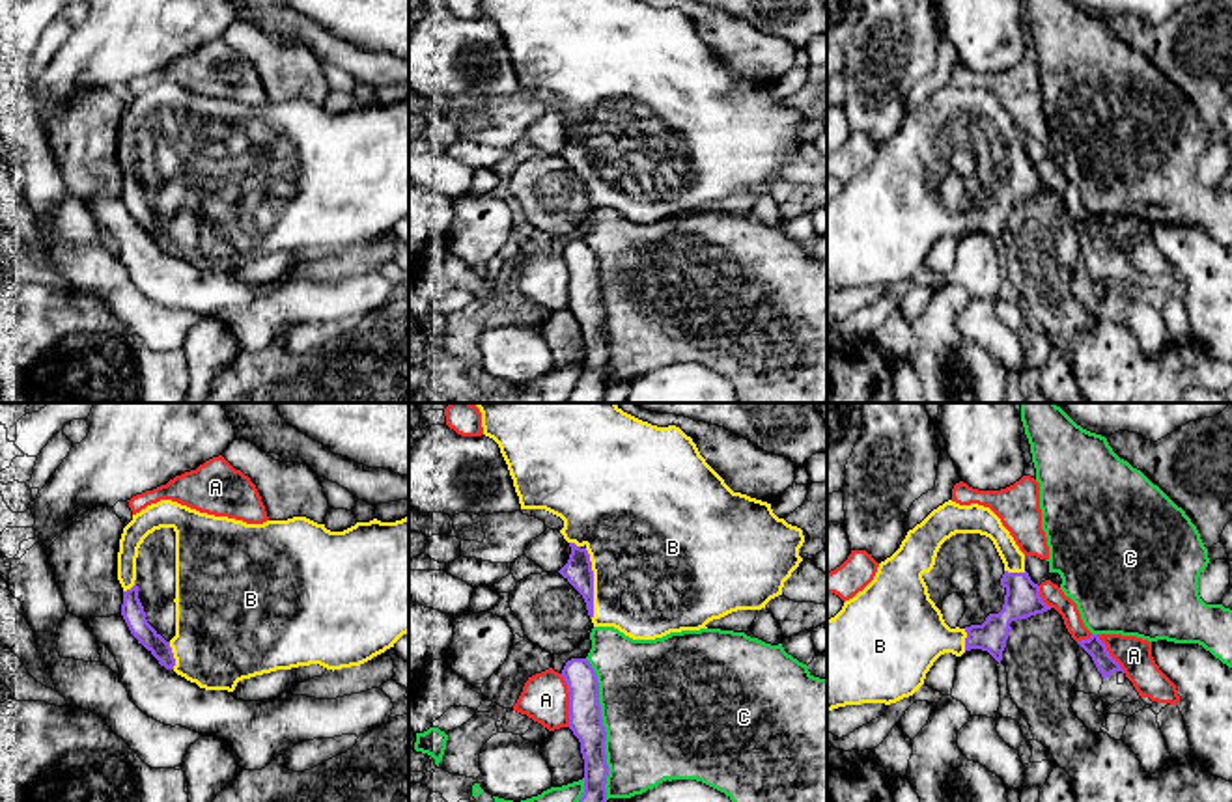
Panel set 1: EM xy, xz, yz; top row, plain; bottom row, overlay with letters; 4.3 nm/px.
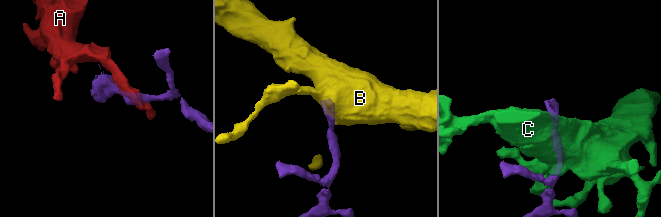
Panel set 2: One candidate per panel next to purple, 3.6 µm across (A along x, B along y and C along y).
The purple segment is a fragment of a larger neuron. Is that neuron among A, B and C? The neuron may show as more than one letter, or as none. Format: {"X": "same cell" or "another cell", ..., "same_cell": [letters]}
{"A": "another cell", "B": "same cell", "C": "another cell", "same_cell": ["B"]}

